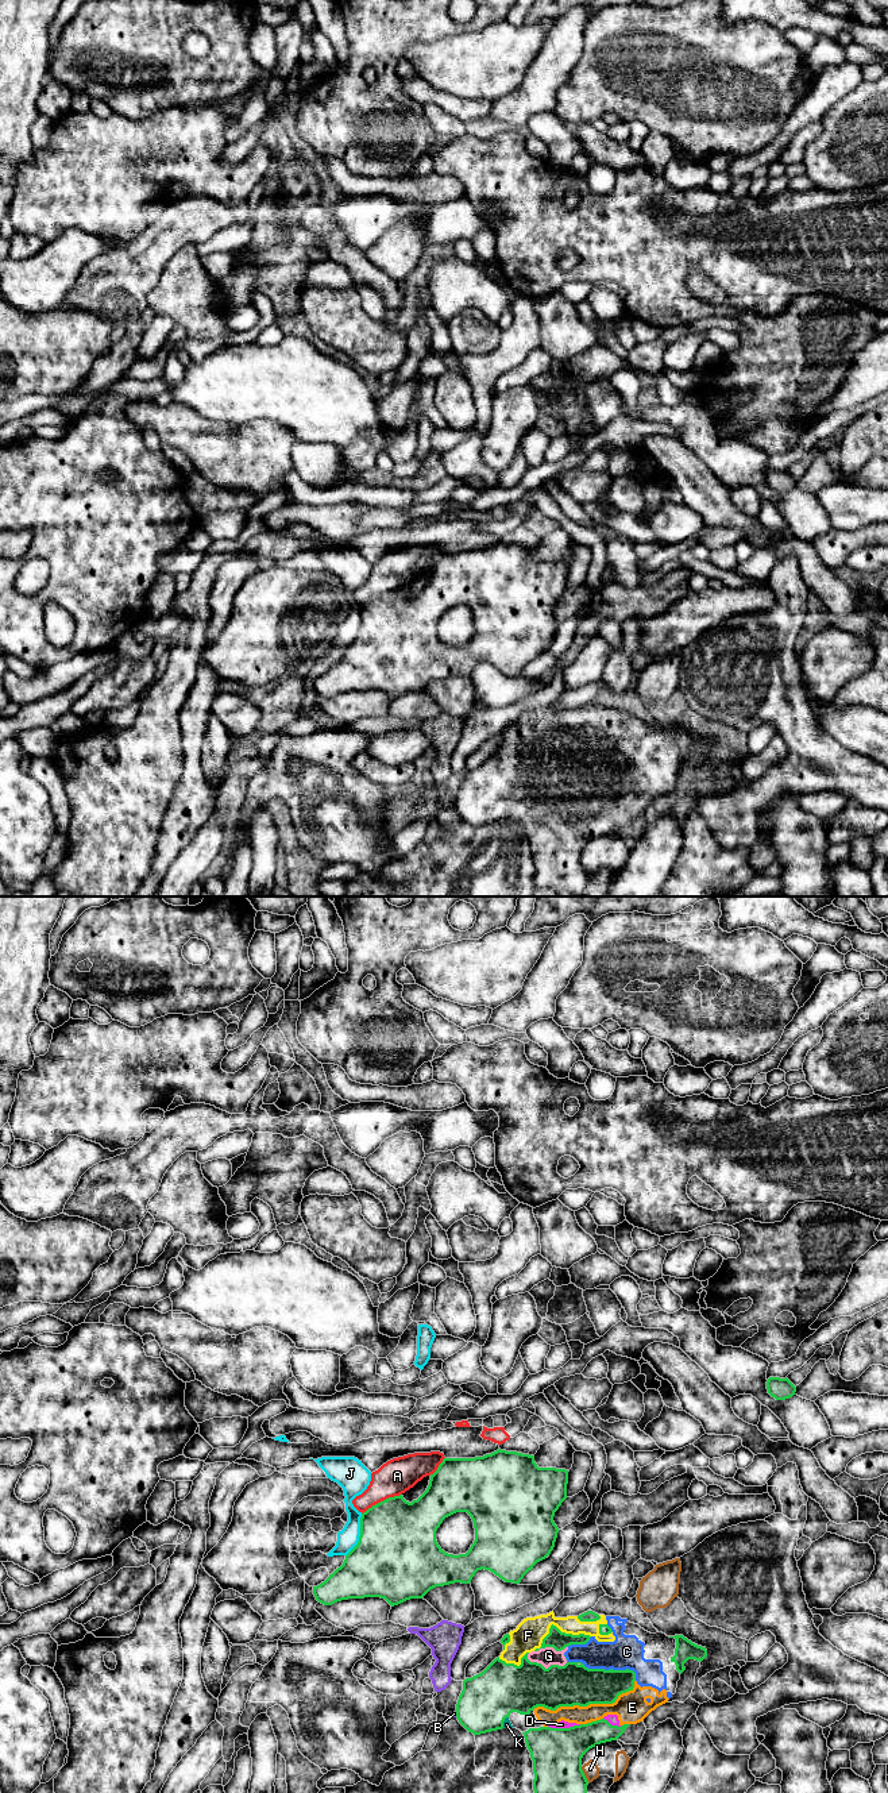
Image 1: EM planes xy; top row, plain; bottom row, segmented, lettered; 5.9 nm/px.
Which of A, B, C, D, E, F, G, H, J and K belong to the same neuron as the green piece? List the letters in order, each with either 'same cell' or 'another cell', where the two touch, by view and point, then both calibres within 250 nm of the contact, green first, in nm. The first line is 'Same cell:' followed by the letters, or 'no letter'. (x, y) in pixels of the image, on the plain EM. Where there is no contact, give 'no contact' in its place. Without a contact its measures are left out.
Same cell: C, D, E, F, G, K
A: another cell; meets green in xy at (381, 594); 460 nm thick on the green side, 200 nm on the other
B: another cell; meets green in xy at (456, 808); 320 nm thick on the green side, 20 nm on the other
C: same cell; meets green in xy at (602, 762); 240 nm thick on the green side, 200 nm on the other
D: same cell; meets green in xy at (564, 821); 300 nm thick on the green side, 50 nm on the other
E: same cell; meets green in xy at (586, 798); 240 nm thick on the green side, 170 nm on the other
F: same cell; meets green in xy at (556, 720); 110 nm thick on the green side, 170 nm on the other
G: same cell; meets green in xy at (544, 760); 300 nm thick on the green side, 110 nm on the other
H: another cell; meets green in xy at (583, 867); 300 nm thick on the green side, 90 nm on the other
J: another cell; meets green in xy at (361, 628); 500 nm thick on the green side, 120 nm on the other
K: same cell; meets green in xy at (504, 813); 320 nm thick on the green side, 50 nm on the other

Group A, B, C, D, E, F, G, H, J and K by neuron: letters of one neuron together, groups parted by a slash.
A / B / C D E F G K / H / J

